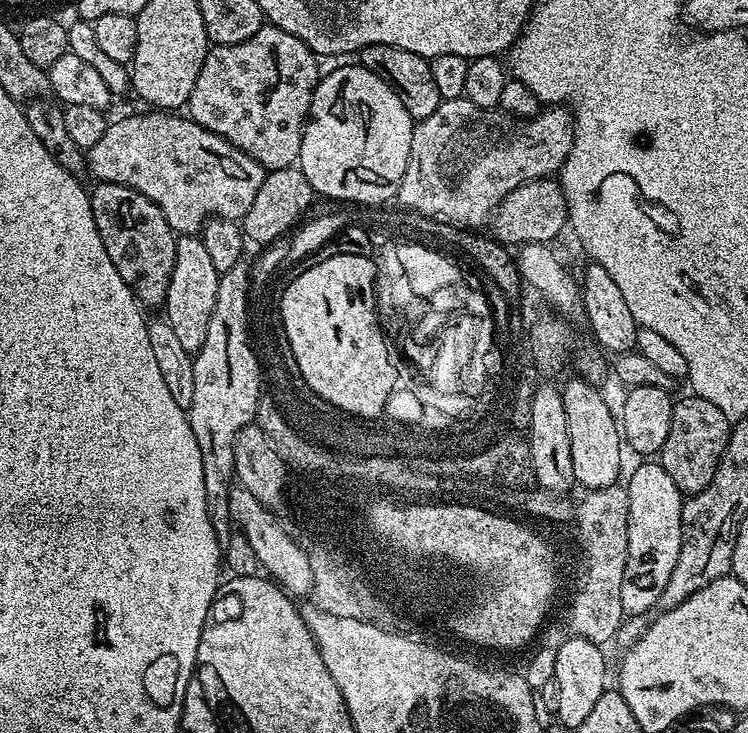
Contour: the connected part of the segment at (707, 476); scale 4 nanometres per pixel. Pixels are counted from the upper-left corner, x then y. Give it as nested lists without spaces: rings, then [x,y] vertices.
[[[687,394],[675,401],[670,418],[670,434],[666,434],[666,442],[662,442],[658,453],[658,462],[674,486],[682,494],[695,494],[706,490],[714,478],[714,470],[718,470],[718,462],[728,445],[728,435],[732,433],[732,424],[714,406],[714,402],[706,402],[706,398],[695,394]]]

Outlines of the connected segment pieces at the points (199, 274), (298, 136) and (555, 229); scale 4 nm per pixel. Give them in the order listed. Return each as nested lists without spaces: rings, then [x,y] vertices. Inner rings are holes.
[[[177,235],[174,274],[170,276],[170,290],[162,308],[168,311],[165,312],[166,318],[170,326],[174,326],[174,334],[187,352],[197,353],[206,340],[207,327],[218,297],[220,275],[218,270],[214,270],[210,253],[206,246],[202,246],[199,235]]]
[[[265,23],[258,34],[246,38],[246,42],[209,47],[202,70],[198,70],[198,82],[194,82],[194,90],[190,90],[187,115],[198,126],[226,138],[235,148],[241,148],[268,172],[293,167],[300,159],[312,95],[322,75],[322,69],[316,63],[318,57],[306,46],[306,42],[294,38],[294,34],[286,34],[286,30]]]
[[[559,179],[528,180],[510,190],[510,194],[492,214],[490,232],[495,239],[509,246],[528,243],[548,244],[568,224],[568,203],[560,188]]]

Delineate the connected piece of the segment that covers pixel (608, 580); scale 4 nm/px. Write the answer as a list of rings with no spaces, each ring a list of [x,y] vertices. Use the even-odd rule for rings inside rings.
[[[614,483],[608,488],[593,488],[583,493],[580,504],[574,508],[574,525],[580,535],[580,544],[584,547],[584,581],[572,600],[572,609],[568,612],[568,624],[575,635],[590,642],[604,646],[615,641],[616,632],[626,619],[622,610],[622,578],[626,574],[626,554],[628,553],[628,490]]]

